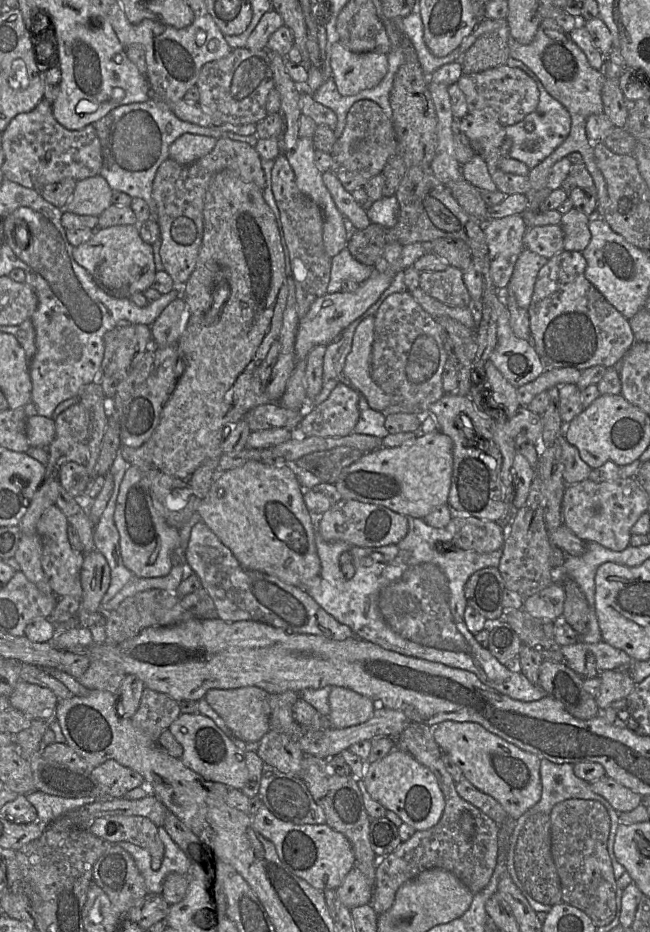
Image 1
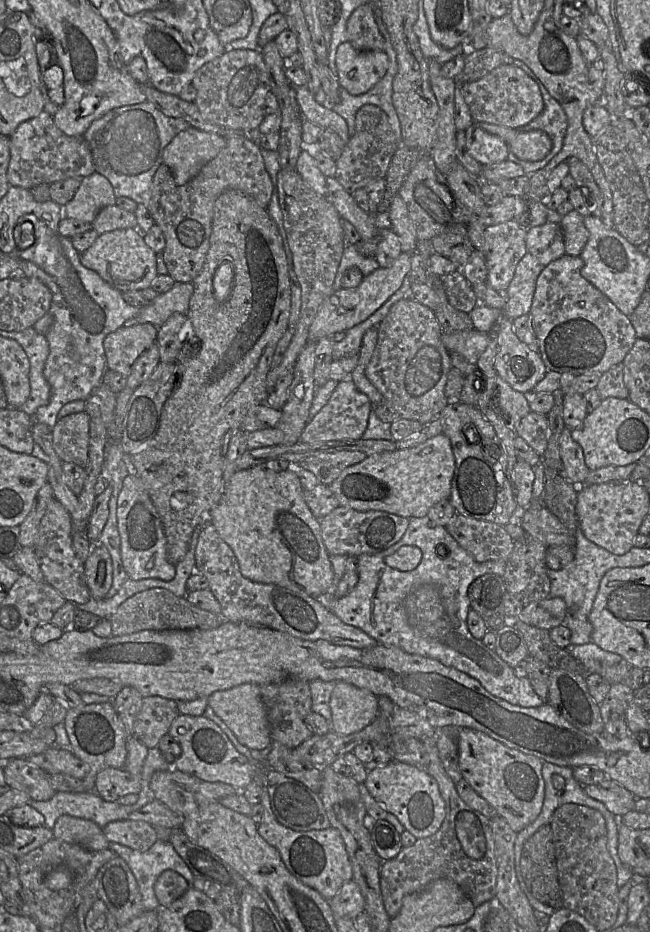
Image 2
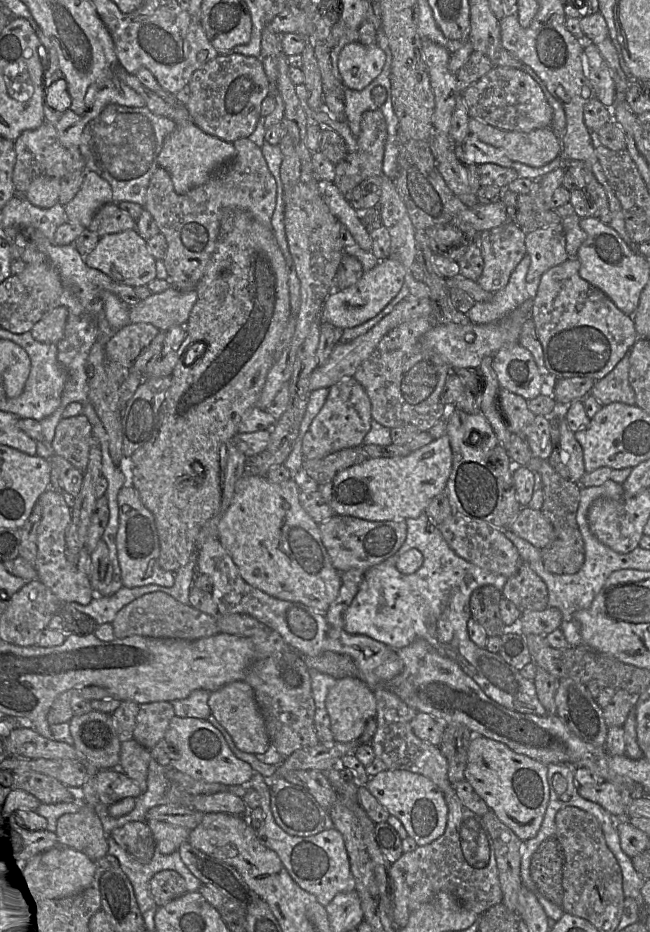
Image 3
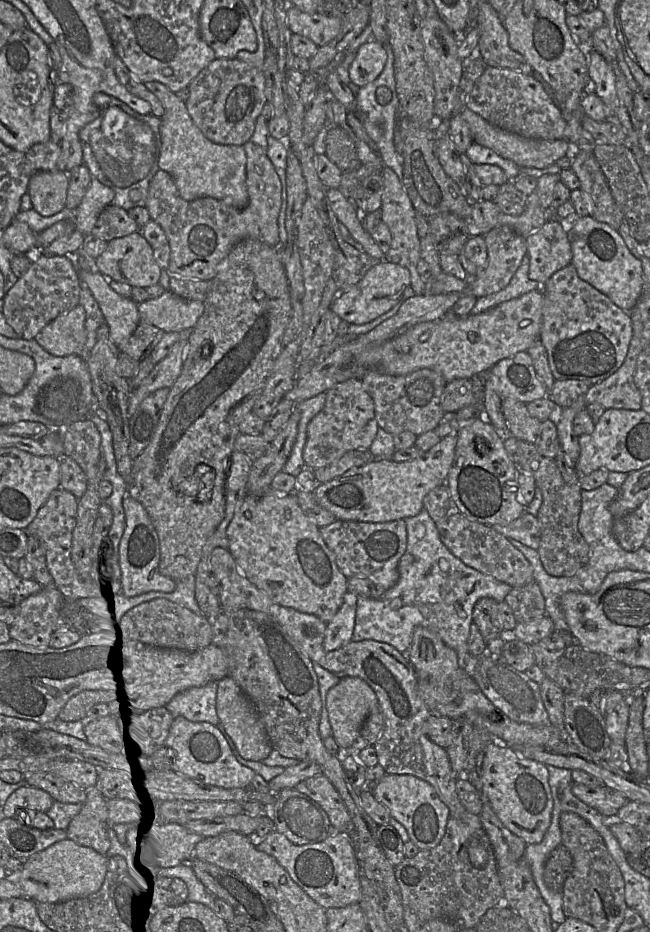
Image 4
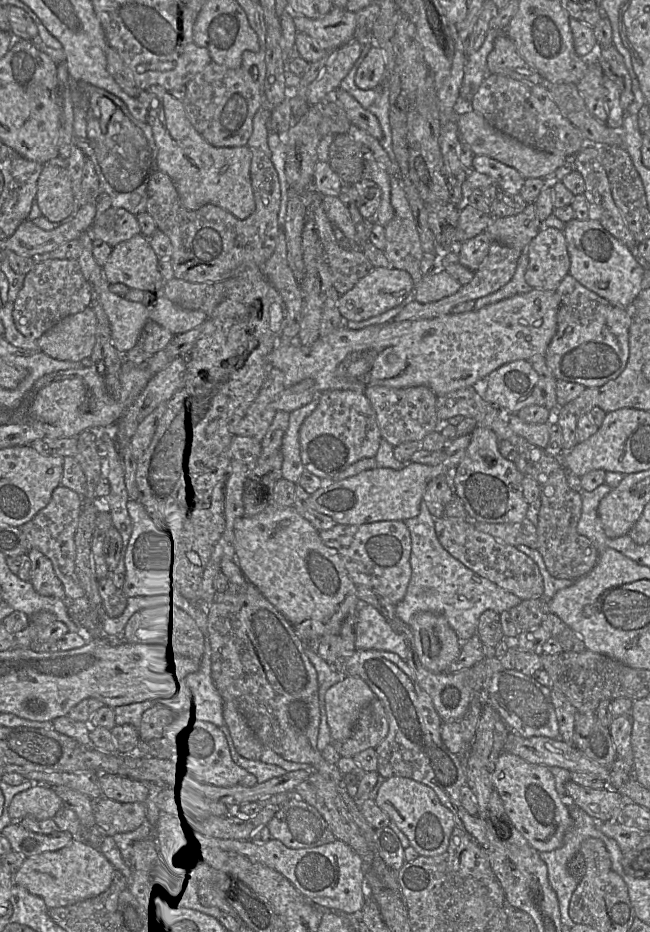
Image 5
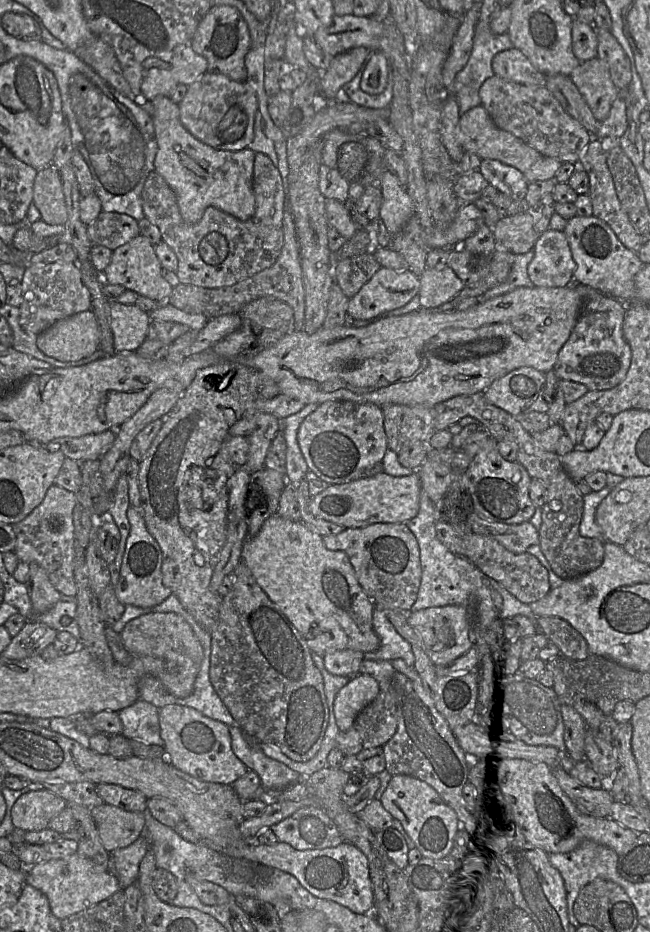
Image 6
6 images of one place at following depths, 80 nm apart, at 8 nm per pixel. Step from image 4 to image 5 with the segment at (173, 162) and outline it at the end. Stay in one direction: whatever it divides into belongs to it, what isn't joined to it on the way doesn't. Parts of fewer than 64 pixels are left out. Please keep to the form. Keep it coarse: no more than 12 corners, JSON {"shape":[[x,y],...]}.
{"shape":[[159,85],[157,170],[183,206],[255,210],[250,147],[215,147]]}

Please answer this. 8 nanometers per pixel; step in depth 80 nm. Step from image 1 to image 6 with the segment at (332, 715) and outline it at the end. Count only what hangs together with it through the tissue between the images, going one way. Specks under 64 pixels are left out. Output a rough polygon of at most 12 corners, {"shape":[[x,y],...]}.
{"shape":[[368,674],[349,679],[335,696],[340,731],[379,694]]}

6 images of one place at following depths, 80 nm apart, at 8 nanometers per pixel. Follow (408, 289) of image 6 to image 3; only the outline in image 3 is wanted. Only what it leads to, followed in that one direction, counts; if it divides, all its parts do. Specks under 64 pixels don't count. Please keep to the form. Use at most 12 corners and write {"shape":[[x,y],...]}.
{"shape":[[387,258],[326,298],[319,320],[353,328],[399,293],[407,269]]}

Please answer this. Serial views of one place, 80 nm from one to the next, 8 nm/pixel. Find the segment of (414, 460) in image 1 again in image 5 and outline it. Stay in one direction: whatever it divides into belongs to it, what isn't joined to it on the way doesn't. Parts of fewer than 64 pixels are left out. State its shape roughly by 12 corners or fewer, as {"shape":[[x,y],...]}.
{"shape":[[470,434],[448,440],[437,465],[376,467],[311,495],[344,525],[405,521],[428,483],[451,474]]}

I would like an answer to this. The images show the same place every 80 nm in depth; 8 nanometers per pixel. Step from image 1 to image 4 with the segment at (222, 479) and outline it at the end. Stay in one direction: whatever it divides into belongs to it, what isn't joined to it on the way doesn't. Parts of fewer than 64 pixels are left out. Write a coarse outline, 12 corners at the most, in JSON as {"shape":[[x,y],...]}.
{"shape":[[296,492],[247,495],[227,527],[240,572],[328,624],[348,578]]}

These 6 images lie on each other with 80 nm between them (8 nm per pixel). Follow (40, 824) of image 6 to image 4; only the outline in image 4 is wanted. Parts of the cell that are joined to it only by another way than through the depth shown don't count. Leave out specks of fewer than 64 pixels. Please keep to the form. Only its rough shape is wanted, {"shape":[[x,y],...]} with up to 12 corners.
{"shape":[[25,785],[5,802],[5,818],[18,809],[46,813],[53,805],[46,791]]}

